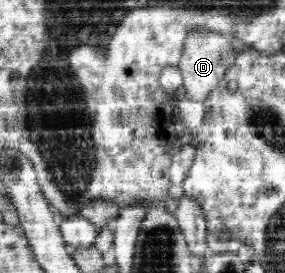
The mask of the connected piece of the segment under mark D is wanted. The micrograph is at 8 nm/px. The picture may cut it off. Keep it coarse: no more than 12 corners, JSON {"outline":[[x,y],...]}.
{"outline":[[191,30],[178,65],[203,103],[236,55],[227,35]]}

